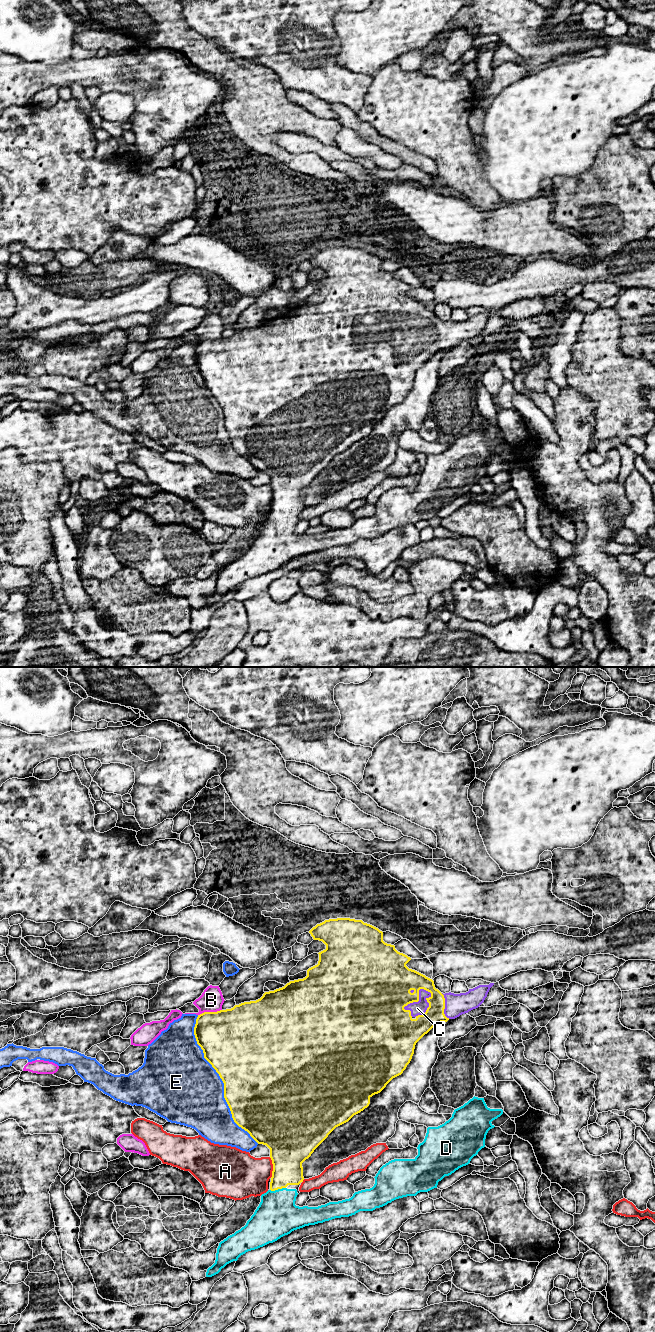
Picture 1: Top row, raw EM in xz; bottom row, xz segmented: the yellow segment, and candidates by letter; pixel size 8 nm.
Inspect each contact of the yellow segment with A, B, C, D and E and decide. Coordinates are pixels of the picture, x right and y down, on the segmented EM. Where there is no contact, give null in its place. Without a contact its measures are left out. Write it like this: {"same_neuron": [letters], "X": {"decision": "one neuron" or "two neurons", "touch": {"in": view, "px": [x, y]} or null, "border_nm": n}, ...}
{"same_neuron": ["C", "D"], "A": {"decision": "two neurons", "touch": {"in": "xz", "px": [273, 1167]}, "border_nm": 170}, "B": {"decision": "two neurons", "touch": {"in": "xz", "px": [209, 1012]}, "border_nm": 200}, "C": {"decision": "one neuron", "touch": {"in": "xz", "px": [418, 997]}, "border_nm": 260}, "D": {"decision": "one neuron", "touch": {"in": "xz", "px": [277, 1189]}, "border_nm": 130}, "E": {"decision": "two neurons", "touch": {"in": "xz", "px": [222, 1080]}, "border_nm": 1150}}

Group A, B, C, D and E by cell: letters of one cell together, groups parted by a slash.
A / B / C D / E

